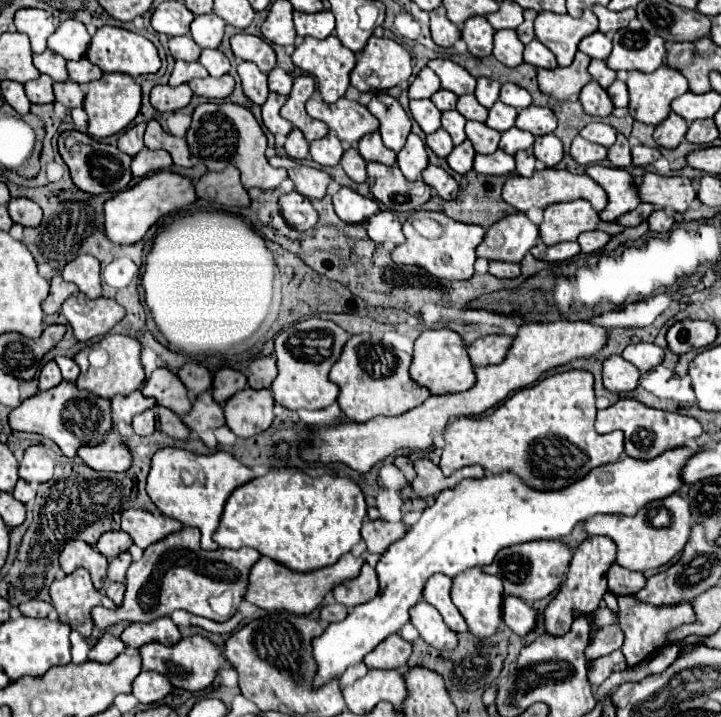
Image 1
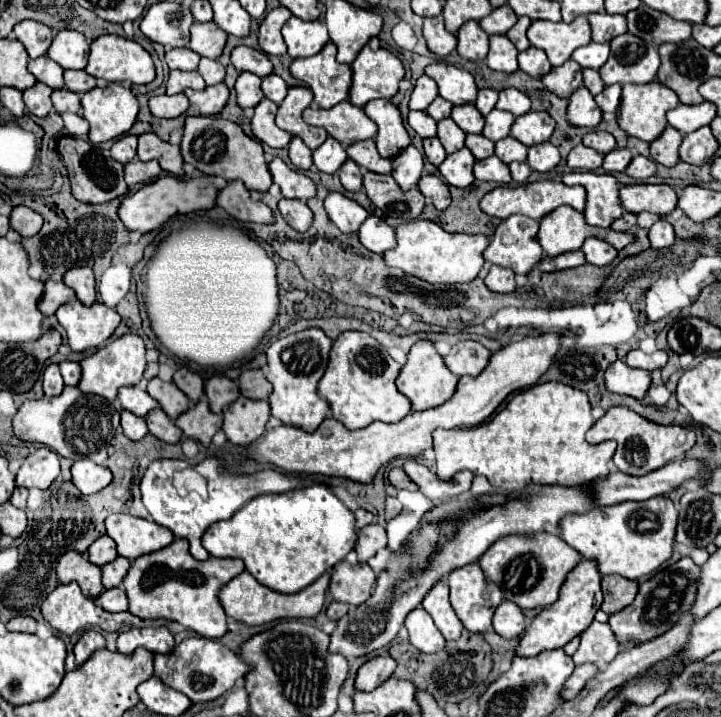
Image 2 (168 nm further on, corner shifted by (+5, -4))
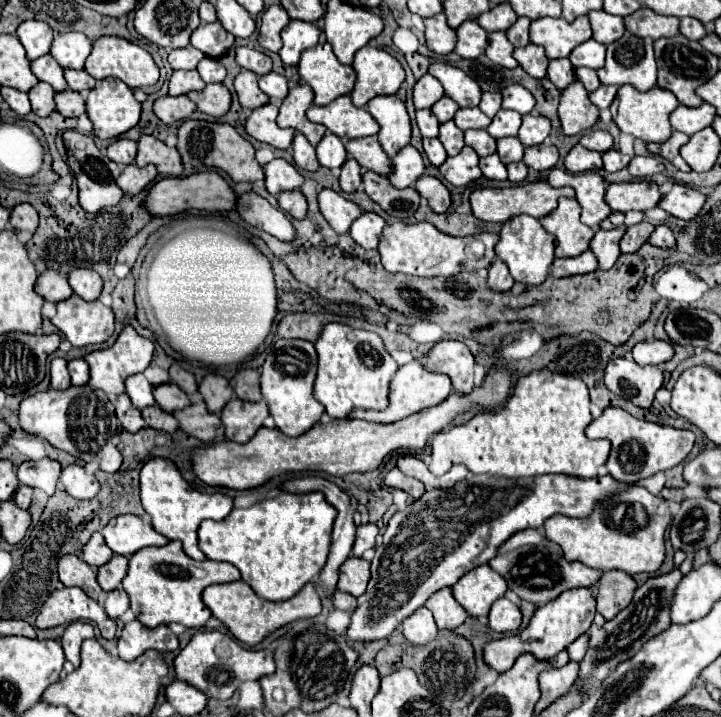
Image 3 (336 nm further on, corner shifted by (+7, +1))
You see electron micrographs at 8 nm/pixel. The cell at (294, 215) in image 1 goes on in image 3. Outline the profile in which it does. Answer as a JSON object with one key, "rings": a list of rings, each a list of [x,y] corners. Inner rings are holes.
{"rings":[[[300,190],[282,192],[282,194],[278,196],[278,204],[280,204],[280,208],[282,208],[284,212],[288,212],[288,214],[290,214],[292,218],[296,218],[296,220],[302,220],[302,218],[306,216],[306,210],[308,210],[306,200],[304,200],[304,196],[302,196]]]}

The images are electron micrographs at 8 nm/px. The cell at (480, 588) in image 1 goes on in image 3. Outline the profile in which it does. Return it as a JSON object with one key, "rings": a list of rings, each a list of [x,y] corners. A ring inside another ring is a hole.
{"rings":[[[488,564],[466,572],[454,586],[452,586],[456,602],[474,618],[488,616],[490,606],[504,596],[506,580],[494,572]]]}

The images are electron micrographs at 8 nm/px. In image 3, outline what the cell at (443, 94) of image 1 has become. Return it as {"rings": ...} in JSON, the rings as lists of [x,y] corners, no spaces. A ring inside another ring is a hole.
{"rings":[[[442,96],[430,110],[434,112],[434,116],[436,116],[440,122],[448,122],[448,120],[452,120],[454,112],[458,110],[458,106],[456,106],[456,102],[454,102],[452,98]]]}

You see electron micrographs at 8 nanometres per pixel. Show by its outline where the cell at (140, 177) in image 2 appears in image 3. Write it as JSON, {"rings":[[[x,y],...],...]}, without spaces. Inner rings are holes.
{"rings":[[[128,164],[128,166],[124,166],[124,170],[118,178],[118,186],[124,192],[138,194],[140,190],[144,190],[156,178],[156,174],[158,174],[158,170],[156,170],[154,164],[148,164],[144,168],[140,168],[136,164]]]}

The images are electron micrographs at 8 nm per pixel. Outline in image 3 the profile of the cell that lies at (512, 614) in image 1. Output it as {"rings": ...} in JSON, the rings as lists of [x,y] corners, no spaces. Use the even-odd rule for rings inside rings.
{"rings":[[[500,598],[496,600],[496,604],[492,604],[488,620],[488,626],[494,632],[514,632],[522,622],[522,614],[514,602],[510,602],[508,598]]]}

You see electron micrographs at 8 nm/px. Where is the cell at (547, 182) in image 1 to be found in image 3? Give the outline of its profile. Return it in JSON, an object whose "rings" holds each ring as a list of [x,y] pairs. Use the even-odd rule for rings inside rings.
{"rings":[[[528,182],[522,186],[510,186],[510,188],[482,188],[482,190],[474,190],[470,196],[470,204],[472,204],[472,212],[476,218],[486,220],[486,222],[506,222],[510,220],[514,214],[530,214],[534,218],[544,218],[546,214],[550,214],[556,206],[558,206],[558,198],[560,196],[568,196],[574,198],[574,190],[572,188],[554,188],[548,182]]]}

